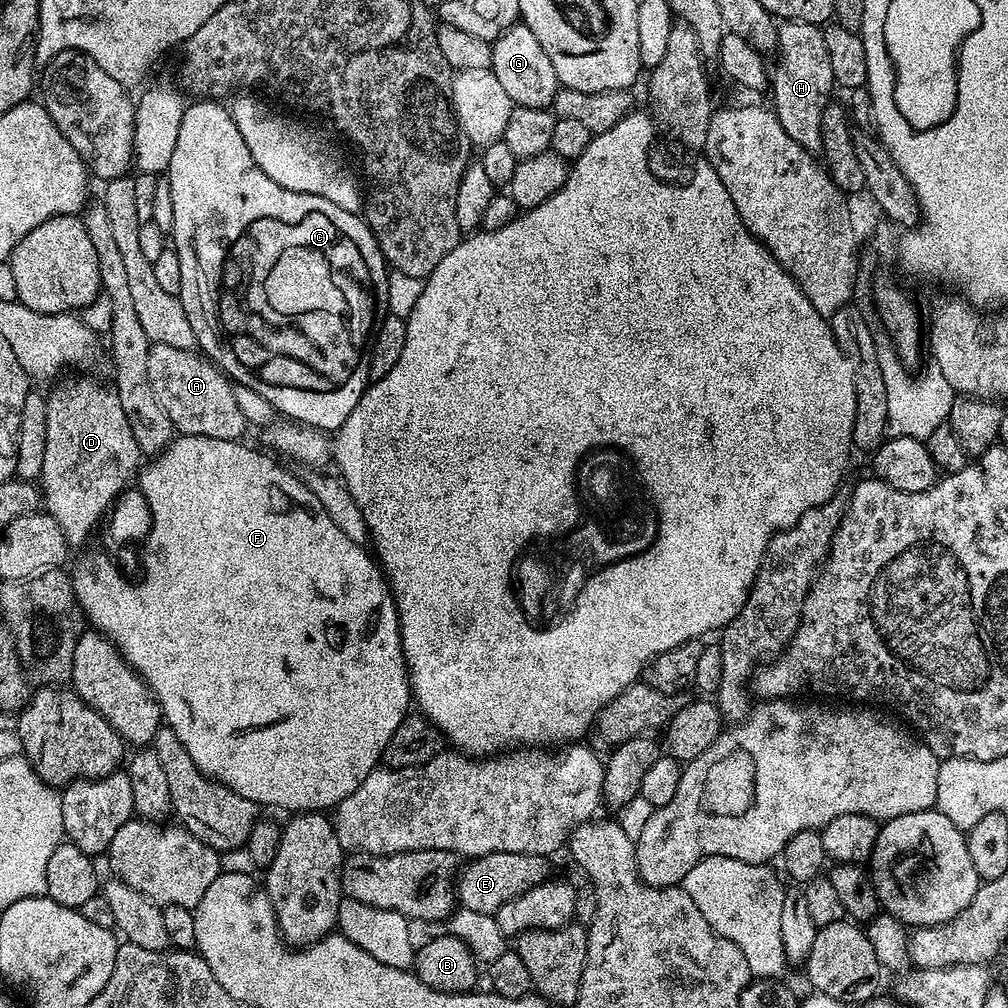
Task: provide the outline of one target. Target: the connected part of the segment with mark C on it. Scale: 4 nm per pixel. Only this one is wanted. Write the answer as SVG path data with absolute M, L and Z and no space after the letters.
M200 98L192 103L185 107L182 126L178 129L178 142L174 146L174 158L170 158L166 179L170 182L170 194L174 201L170 244L176 249L178 262L182 262L182 286L179 297L190 318L190 326L194 326L199 351L237 385L262 394L262 398L270 402L273 410L279 415L280 412L284 415L281 417L300 426L317 430L340 428L342 422L350 418L354 406L358 406L369 383L370 341L388 312L386 286L390 269L380 253L376 236L357 213L342 210L342 206L334 206L334 202L318 194L286 190L278 186L274 178L266 178L266 174L262 174L262 170L254 162L242 134L238 134L238 126L234 126L231 111L225 105L224 108L220 105L223 103L212 98Z

